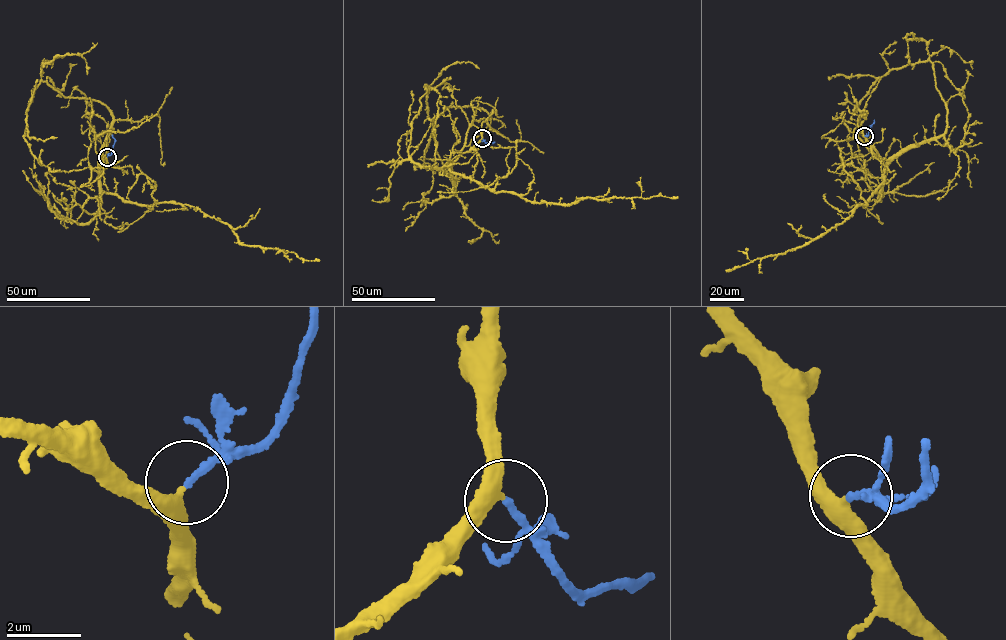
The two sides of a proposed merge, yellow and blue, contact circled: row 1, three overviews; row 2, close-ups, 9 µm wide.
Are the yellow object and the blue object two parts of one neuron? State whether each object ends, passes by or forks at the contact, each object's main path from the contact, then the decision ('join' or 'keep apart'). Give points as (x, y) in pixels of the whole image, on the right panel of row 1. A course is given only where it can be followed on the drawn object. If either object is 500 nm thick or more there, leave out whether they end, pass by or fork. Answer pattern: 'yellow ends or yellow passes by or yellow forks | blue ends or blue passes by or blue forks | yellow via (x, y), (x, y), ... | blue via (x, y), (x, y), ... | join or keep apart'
yellow passes by | blue ends | yellow via (864, 136), (878, 155), (887, 160), (884, 181), (866, 204), (858, 206), (840, 224), (807, 244), (726, 271) | blue via (864, 135), (868, 135), (874, 120) | join

